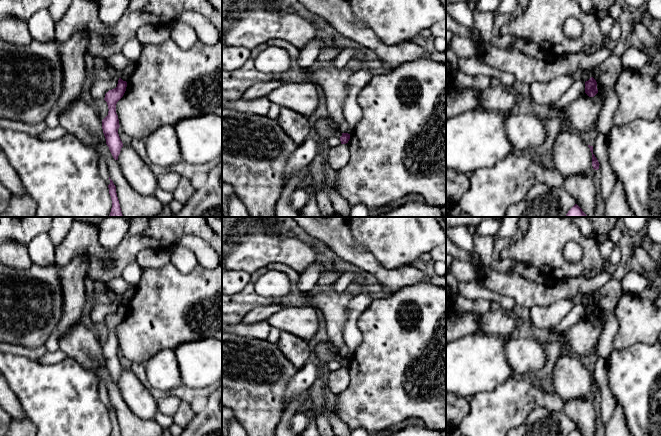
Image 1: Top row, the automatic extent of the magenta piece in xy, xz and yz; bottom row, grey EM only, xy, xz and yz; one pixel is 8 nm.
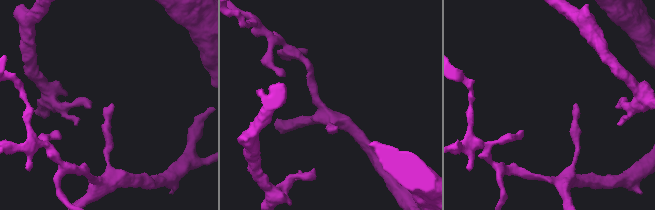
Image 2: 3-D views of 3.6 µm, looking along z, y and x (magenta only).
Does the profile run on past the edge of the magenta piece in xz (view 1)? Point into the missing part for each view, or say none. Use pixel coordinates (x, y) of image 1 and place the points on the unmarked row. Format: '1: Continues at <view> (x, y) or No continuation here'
1: No continuation here

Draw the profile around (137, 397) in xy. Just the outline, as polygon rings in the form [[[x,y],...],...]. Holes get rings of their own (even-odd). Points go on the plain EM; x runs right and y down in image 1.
[[[123,369],[117,385],[132,413],[143,420],[154,420],[157,400],[131,370]]]

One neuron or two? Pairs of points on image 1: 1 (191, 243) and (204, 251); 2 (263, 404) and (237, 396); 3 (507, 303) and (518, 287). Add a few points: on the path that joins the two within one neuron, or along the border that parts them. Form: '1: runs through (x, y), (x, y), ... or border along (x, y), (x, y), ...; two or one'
1: runs through (194, 244), (201, 249); one
2: runs through (257, 400), (253, 396), (243, 396); one
3: border along (488, 289), (508, 296), (517, 303); two

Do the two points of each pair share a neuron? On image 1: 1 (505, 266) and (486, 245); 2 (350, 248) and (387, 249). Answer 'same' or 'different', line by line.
1: same
2: different

